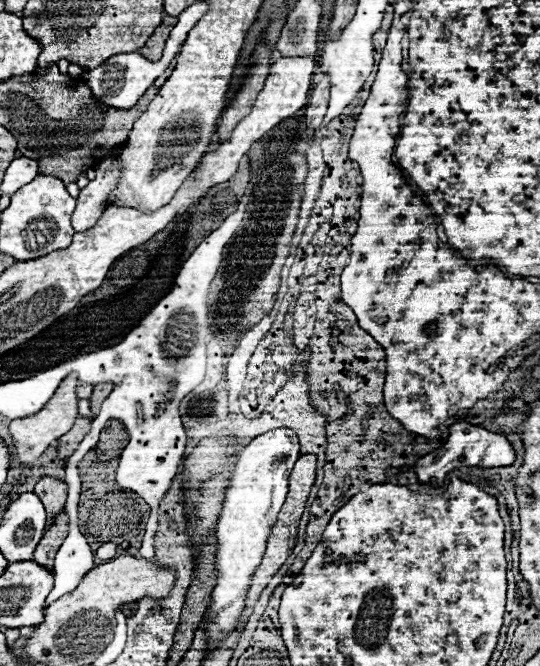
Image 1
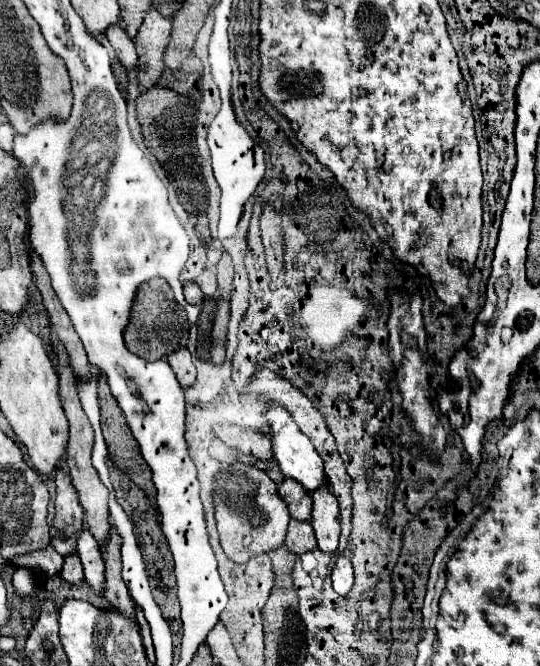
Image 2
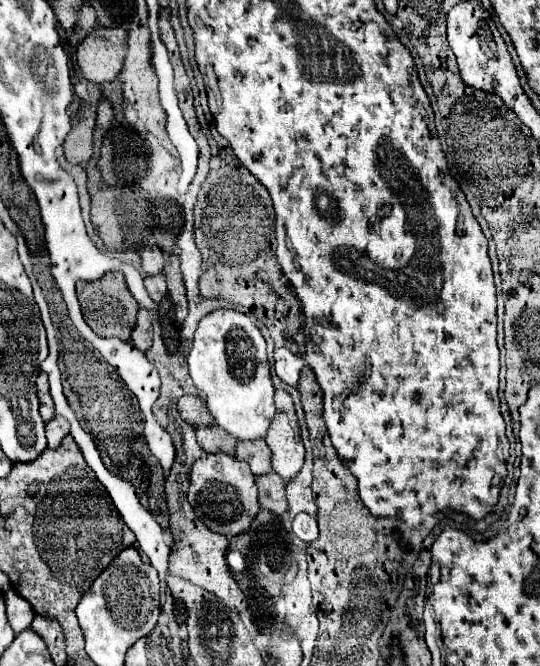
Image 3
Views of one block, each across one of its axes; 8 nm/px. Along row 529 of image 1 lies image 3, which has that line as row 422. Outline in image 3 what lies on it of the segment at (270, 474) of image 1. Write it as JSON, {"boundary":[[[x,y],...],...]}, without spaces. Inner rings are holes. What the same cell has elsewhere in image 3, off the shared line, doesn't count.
{"boundary":[[[214,310],[206,314],[194,334],[188,368],[190,378],[206,396],[206,406],[220,428],[238,440],[266,438],[276,414],[274,384],[266,358],[266,340],[246,314],[236,310]]]}

